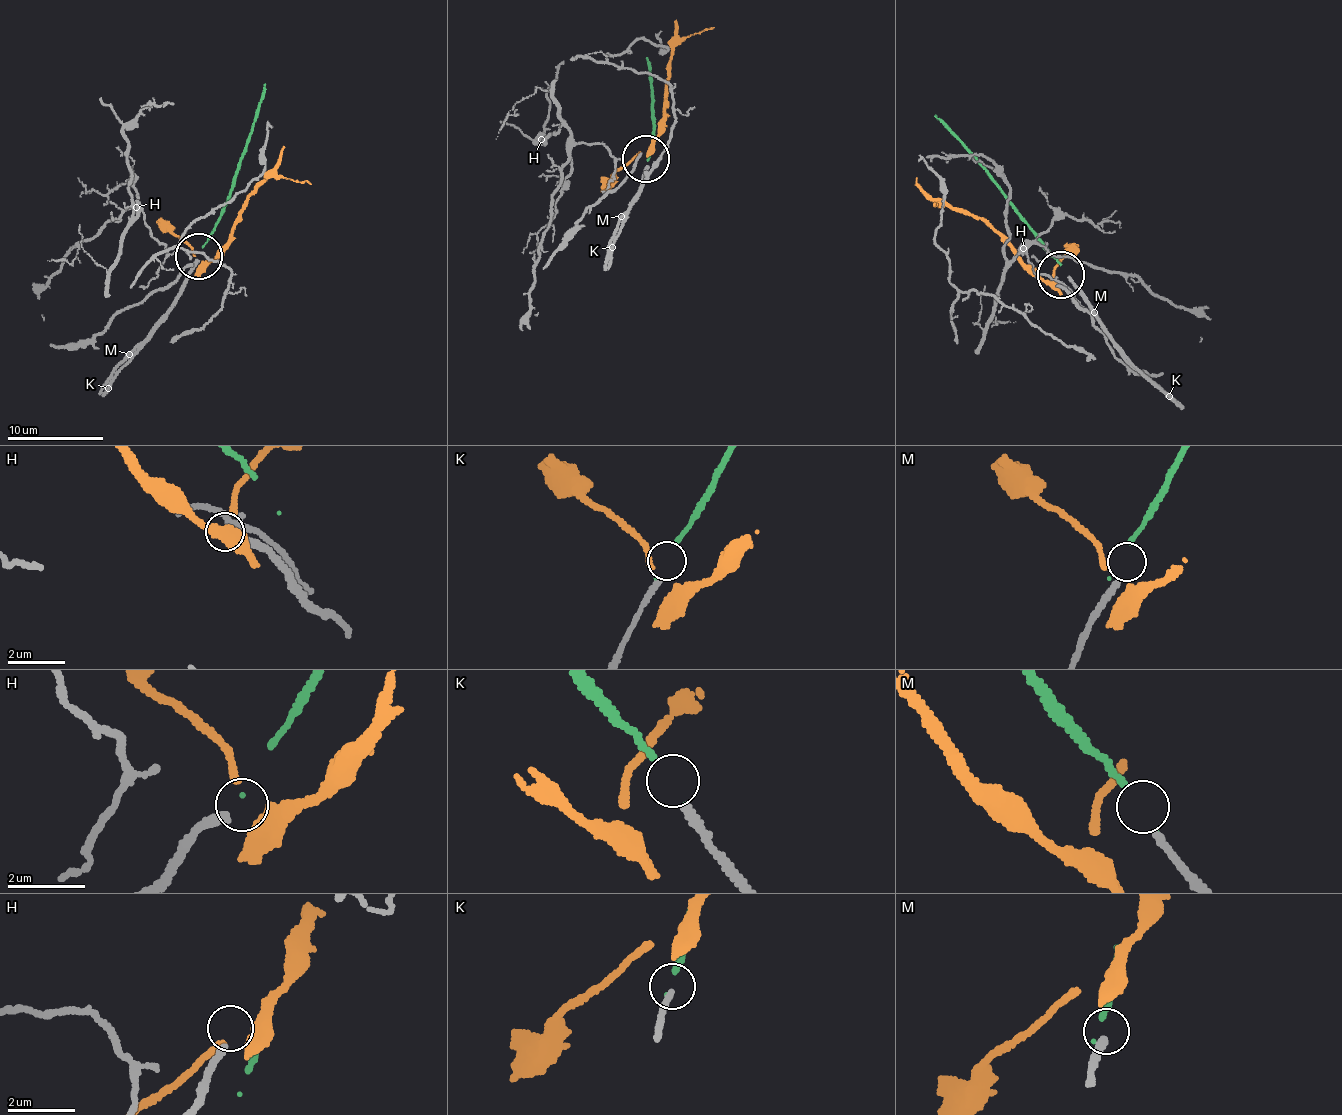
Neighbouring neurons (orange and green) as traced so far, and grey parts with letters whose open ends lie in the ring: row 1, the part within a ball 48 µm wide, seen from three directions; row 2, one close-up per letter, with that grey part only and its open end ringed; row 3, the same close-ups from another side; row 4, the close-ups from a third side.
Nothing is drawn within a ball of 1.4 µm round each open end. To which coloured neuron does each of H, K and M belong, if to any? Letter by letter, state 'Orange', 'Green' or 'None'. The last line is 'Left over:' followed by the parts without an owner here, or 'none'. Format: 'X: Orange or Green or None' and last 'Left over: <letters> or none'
H: None
K: None
M: None
Left over: H, K, M

